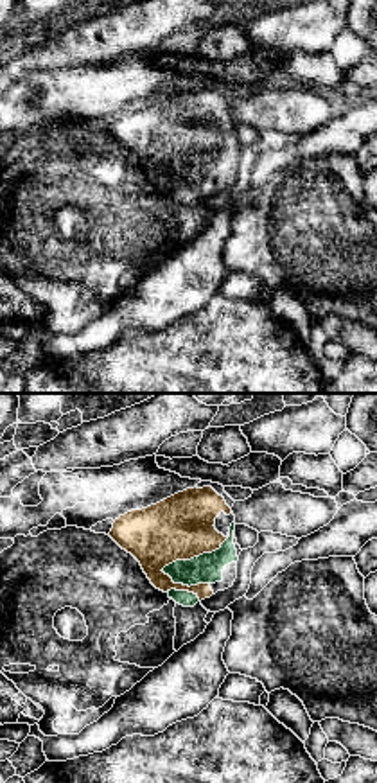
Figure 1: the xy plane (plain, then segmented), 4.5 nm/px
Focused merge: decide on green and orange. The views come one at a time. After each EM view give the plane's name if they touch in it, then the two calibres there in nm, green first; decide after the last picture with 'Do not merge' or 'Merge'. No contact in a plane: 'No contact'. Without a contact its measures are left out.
Touches green in xy. Thickness 140 nm (green) against 280 nm

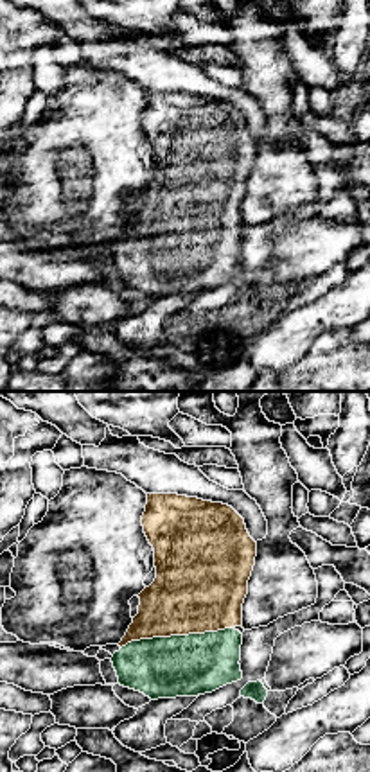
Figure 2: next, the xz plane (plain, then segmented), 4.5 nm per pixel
Touches green in xz. Thickness 280 nm (green) against 400 nm

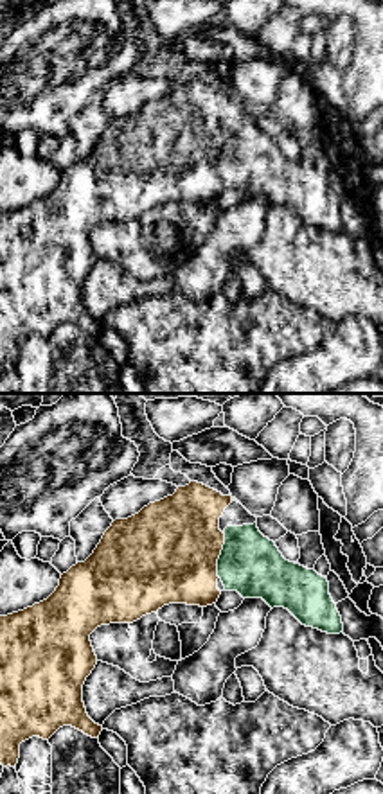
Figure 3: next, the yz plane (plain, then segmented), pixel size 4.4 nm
Touches green in yz. Thickness 280 nm (green) against 440 nm

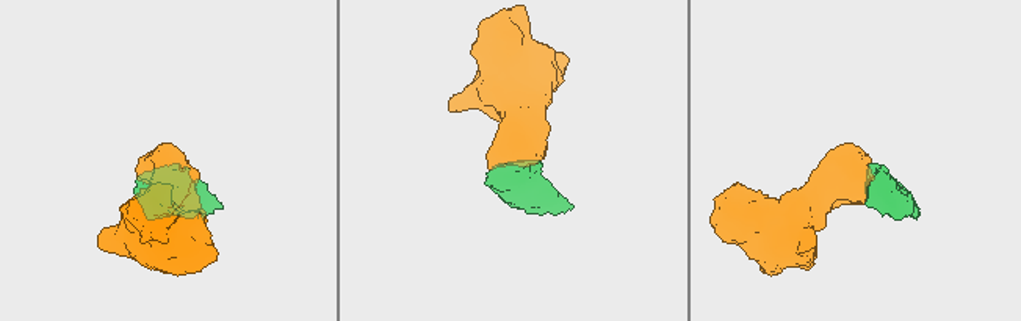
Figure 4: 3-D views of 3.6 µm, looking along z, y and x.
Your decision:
Merge

